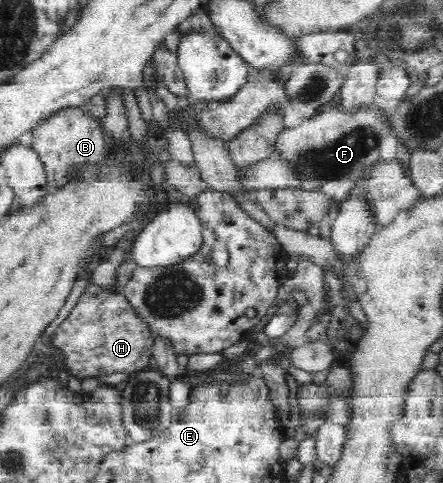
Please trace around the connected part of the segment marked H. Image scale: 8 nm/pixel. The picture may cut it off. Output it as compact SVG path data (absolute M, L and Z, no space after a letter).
M89 282L90 286L82 292L66 320L56 326L56 334L52 340L48 338L48 346L60 350L64 356L67 372L79 379L86 377L100 378L108 376L114 372L144 373L154 369L154 358L152 357L152 348L155 336L151 329L151 323L139 313L139 310L131 303L127 295L123 293L113 293L112 290L104 288L99 284Z

